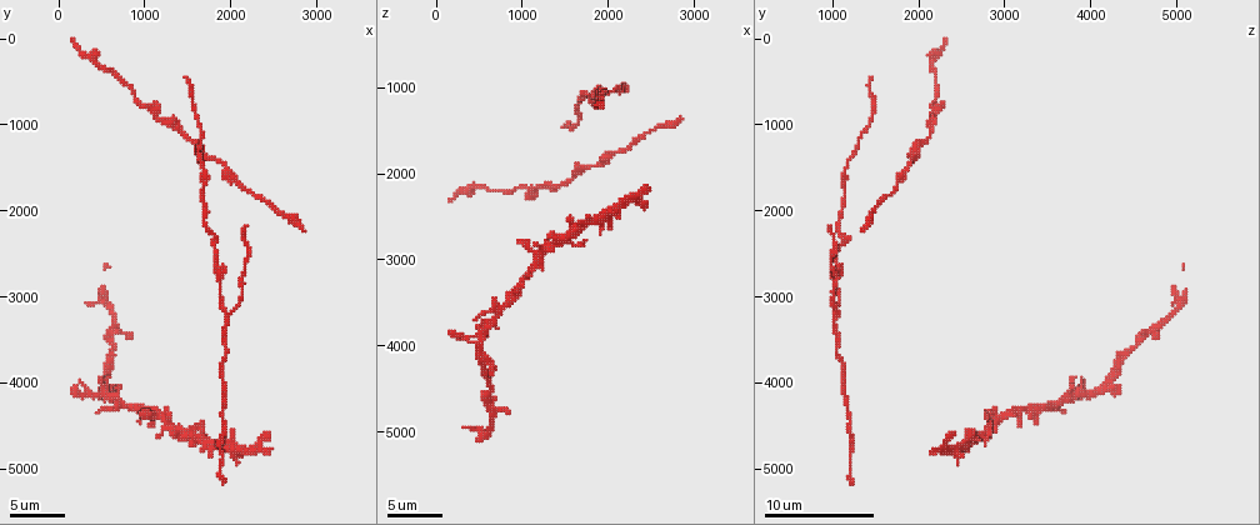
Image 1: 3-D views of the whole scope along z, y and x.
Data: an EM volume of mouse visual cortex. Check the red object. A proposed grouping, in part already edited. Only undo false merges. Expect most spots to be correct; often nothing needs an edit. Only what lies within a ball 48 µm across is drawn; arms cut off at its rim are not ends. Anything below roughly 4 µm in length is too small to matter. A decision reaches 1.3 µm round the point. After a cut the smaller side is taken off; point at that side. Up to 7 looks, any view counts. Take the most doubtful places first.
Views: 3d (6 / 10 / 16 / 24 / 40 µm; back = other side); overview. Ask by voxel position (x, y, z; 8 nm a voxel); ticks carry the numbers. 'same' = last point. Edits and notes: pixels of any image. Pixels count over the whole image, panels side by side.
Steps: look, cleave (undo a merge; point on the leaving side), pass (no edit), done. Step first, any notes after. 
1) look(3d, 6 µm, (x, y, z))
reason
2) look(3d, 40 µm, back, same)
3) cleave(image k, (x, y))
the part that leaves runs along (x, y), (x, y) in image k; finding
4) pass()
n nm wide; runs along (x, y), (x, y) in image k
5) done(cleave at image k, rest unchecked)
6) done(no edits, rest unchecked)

look(3d, 6 µm, (1950, 3200, 1050))
three-way junction

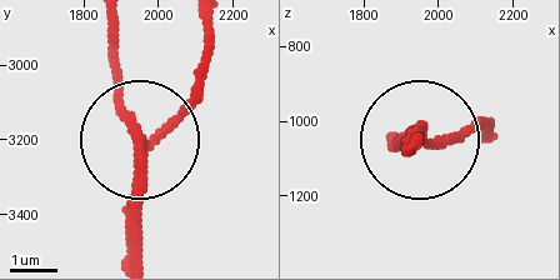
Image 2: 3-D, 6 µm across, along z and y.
cleave(image 2, (188, 113))
the part that leaves runs along (136, 159), (193, 91), (208, 20) in image 2; a second cell is stuck on

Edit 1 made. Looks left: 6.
look(3d, 6 µm, (1700, 1350, 2000))

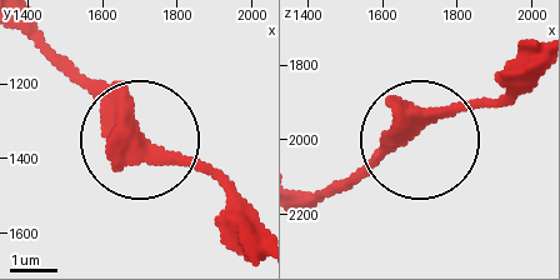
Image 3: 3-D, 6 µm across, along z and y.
pass()
all the same cell

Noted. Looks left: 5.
look(3d, 10 µm, (1050, 800, 2150))
calibre changes

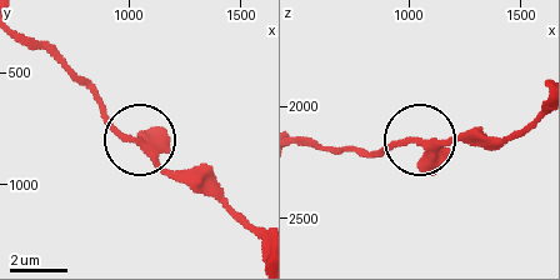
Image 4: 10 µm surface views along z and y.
look(3d, 10 µm, back, (1020, 810, 2160))

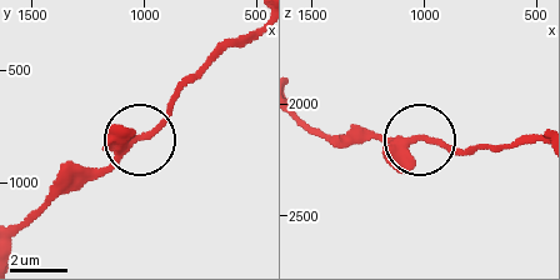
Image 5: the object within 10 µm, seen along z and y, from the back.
pass()
one cell here

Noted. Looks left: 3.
look(3d, 10 µm, (1650, 1750, 1100))
thick turns thin

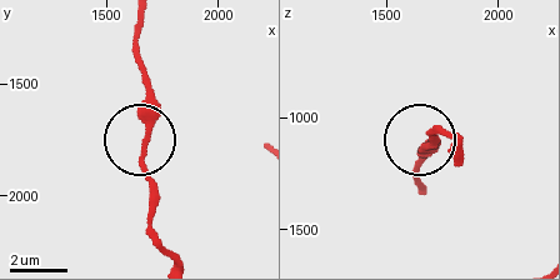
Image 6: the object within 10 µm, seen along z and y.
pass()
runs along (174, 256), (148, 214), (140, 149), (148, 73) in image 6; all the same cell

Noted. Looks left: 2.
done(cleave at image 2, rest unchecked)

